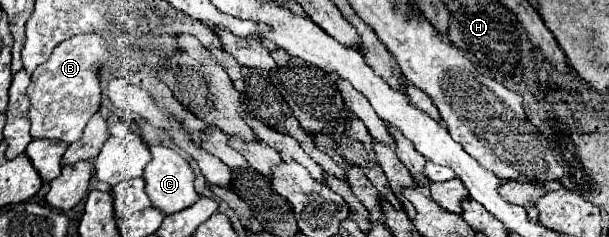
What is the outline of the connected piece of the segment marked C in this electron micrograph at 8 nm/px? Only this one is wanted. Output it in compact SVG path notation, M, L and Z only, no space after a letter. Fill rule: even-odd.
M149 147L151 149L151 155L153 159L147 163L145 167L145 173L143 173L143 179L147 183L147 195L151 199L151 205L157 207L159 211L163 211L165 215L171 215L171 213L177 213L189 205L193 205L199 195L193 187L193 181L195 181L195 173L191 169L191 165L173 149L169 147Z

